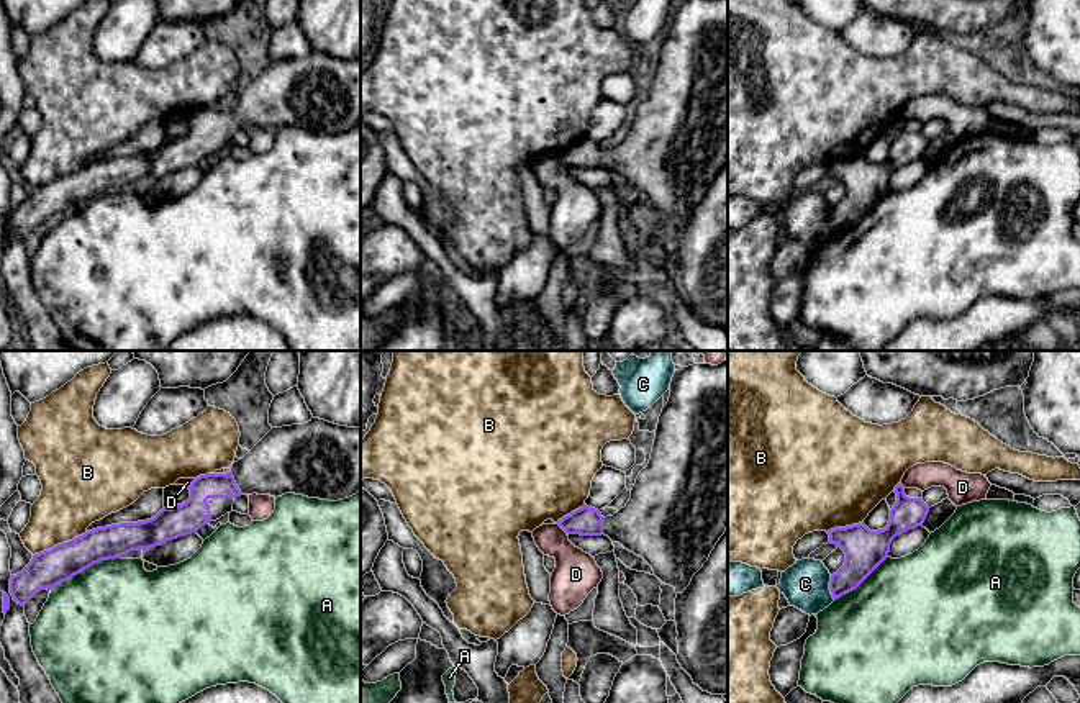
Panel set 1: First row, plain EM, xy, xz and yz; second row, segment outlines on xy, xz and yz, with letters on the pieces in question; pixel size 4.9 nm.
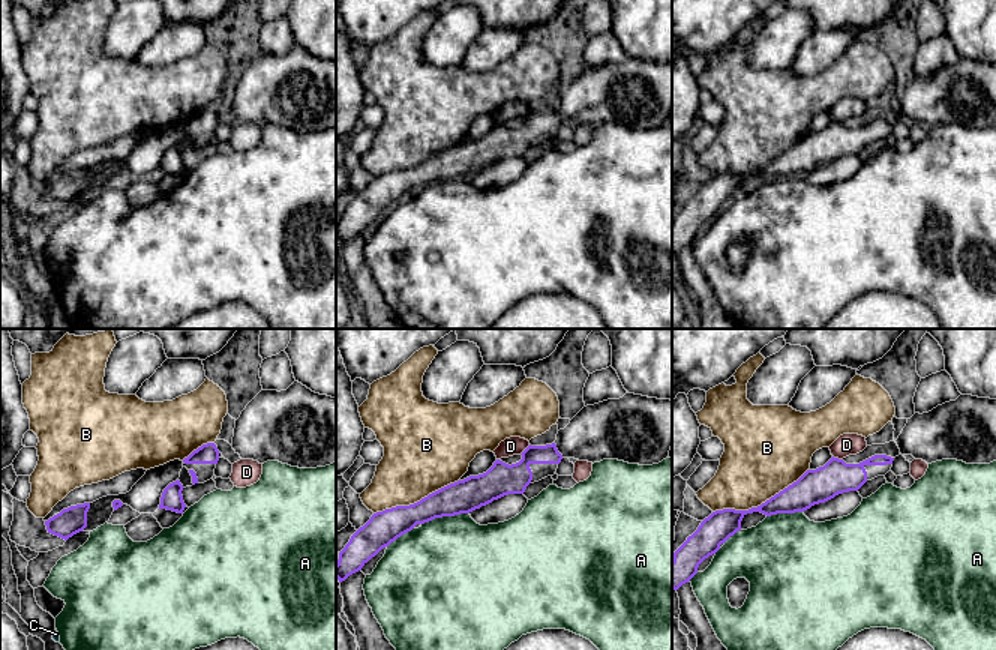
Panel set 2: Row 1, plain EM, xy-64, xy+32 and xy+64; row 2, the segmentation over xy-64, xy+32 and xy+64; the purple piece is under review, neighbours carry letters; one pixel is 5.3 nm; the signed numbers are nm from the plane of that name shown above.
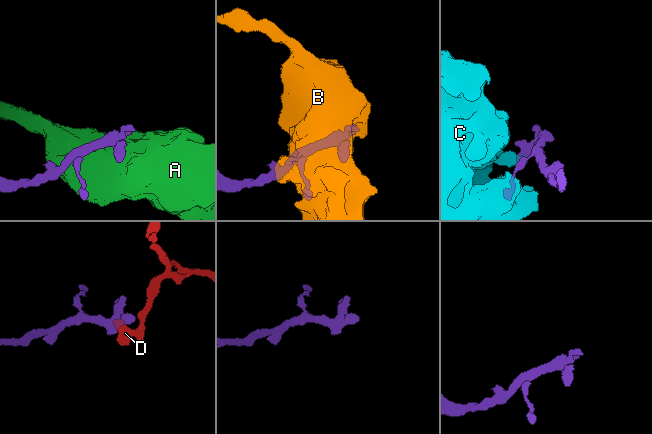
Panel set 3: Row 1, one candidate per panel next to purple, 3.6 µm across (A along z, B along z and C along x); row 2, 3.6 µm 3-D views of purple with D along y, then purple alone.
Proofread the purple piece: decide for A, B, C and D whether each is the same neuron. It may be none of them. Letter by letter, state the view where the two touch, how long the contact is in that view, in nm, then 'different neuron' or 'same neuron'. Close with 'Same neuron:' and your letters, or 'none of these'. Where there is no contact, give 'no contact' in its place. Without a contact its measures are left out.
A: contact in xy; length 380 nm; different neuron
B: contact in xy; length 300 nm; different neuron
C: contact in yz; length 120 nm; different neuron
D: contact in xz; length 90 nm; different neuron
Same neuron: none of these

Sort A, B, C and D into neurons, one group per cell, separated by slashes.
A / B / C / D

